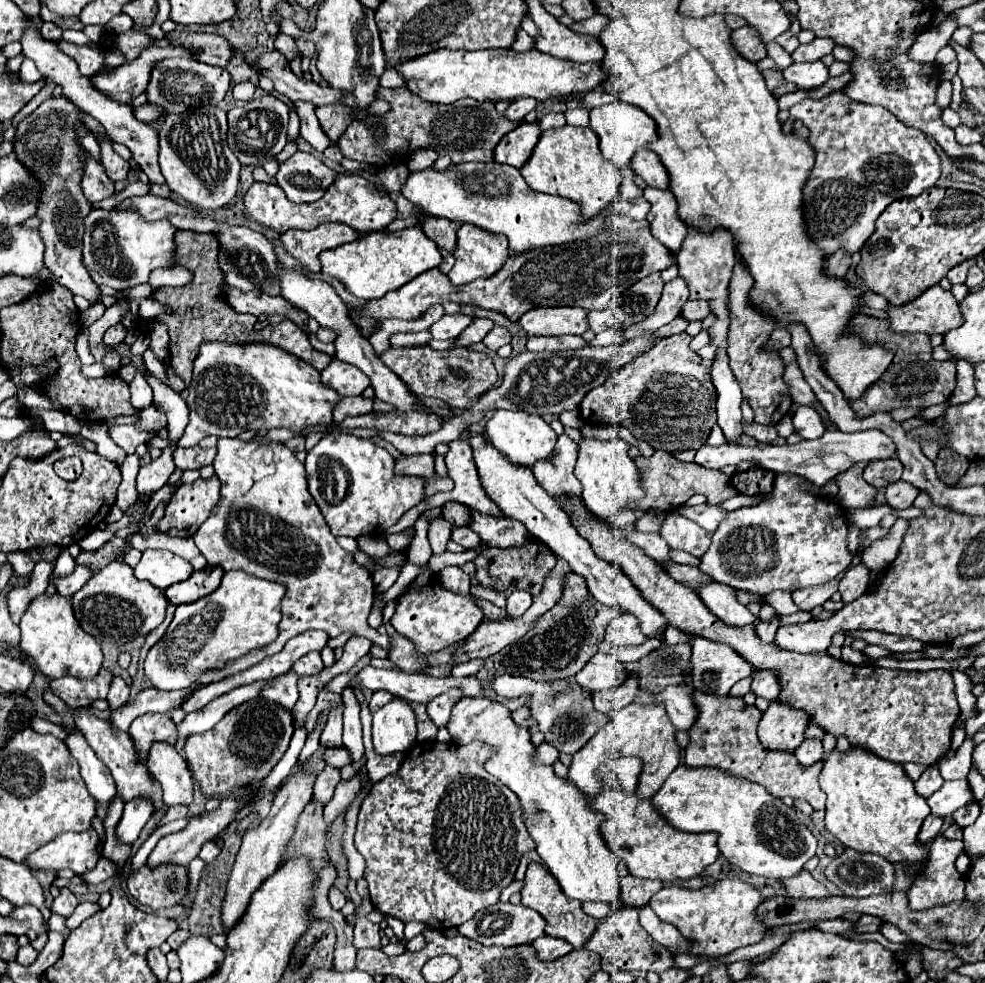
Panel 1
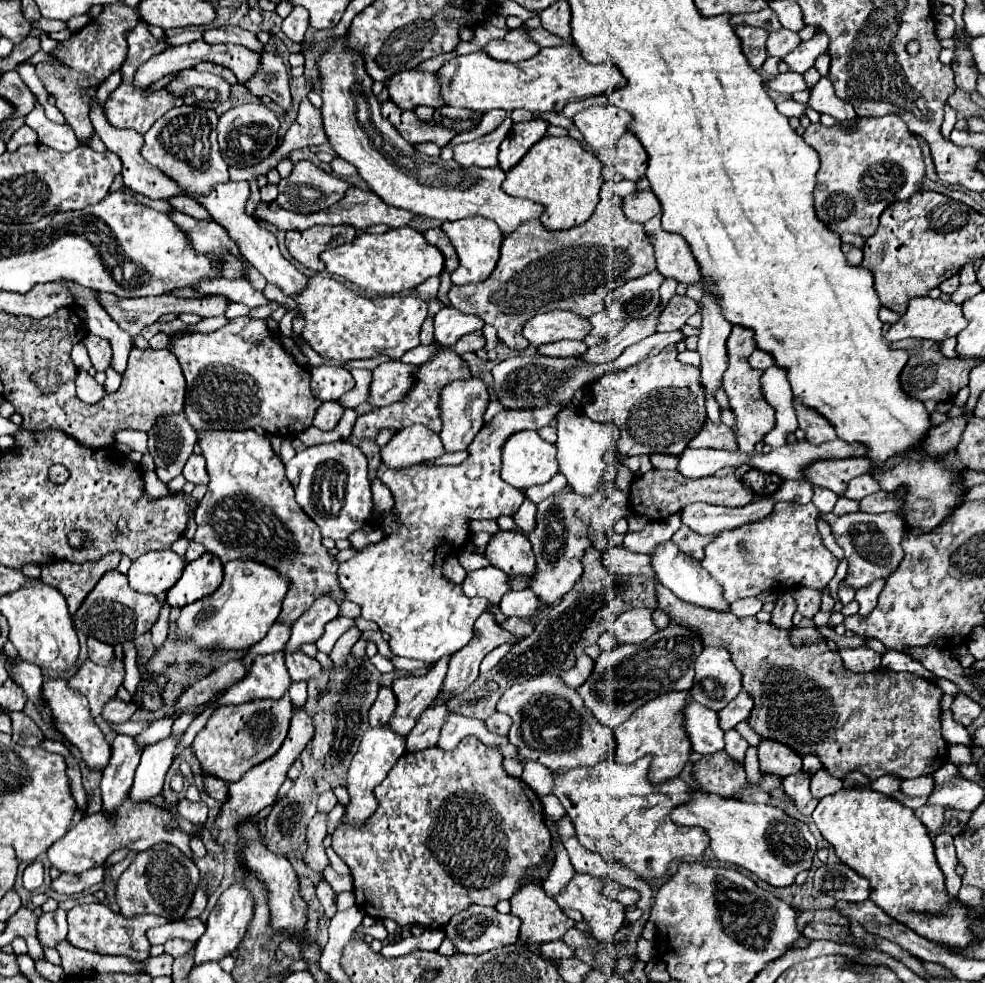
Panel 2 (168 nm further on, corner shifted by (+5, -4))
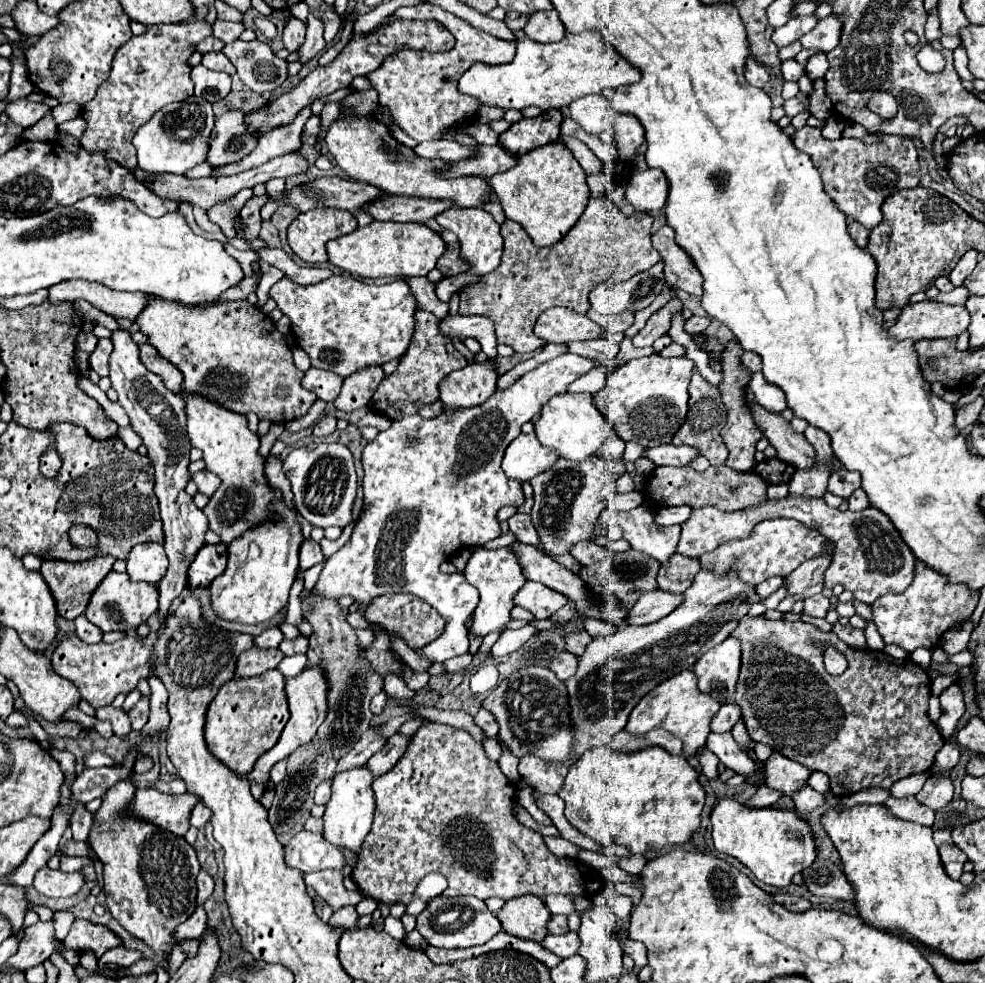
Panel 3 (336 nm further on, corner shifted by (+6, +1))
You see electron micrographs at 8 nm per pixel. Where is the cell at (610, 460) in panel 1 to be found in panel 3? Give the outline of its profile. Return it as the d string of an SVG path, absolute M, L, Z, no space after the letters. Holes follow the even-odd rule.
M561 393L551 397L547 405L541 407L539 419L535 421L535 435L537 439L557 449L561 457L567 457L571 461L583 461L585 457L593 455L597 449L603 447L607 433L611 431L611 423L599 413L599 409L593 405L591 393Z

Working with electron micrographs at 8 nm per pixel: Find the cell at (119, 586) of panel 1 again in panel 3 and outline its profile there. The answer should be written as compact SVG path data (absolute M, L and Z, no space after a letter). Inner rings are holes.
M111 571L101 585L97 587L97 591L93 593L85 615L87 619L97 625L103 633L107 631L125 631L129 627L139 627L141 623L145 623L155 611L157 611L157 589L151 583L133 583L125 573L115 573Z

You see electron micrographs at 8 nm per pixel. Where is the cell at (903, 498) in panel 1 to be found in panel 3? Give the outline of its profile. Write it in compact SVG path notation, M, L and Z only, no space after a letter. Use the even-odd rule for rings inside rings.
M855 489L853 495L847 499L847 503L851 511L861 511L869 507L869 499L867 499L867 493L863 493L863 489Z

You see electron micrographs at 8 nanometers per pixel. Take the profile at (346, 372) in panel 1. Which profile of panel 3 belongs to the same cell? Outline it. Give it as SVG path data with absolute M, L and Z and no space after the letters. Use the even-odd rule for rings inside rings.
M315 367L305 371L305 377L301 379L301 385L307 391L313 391L325 403L335 401L335 397L339 395L341 383L343 383L343 377L335 377L335 373L327 373L327 371L315 369Z

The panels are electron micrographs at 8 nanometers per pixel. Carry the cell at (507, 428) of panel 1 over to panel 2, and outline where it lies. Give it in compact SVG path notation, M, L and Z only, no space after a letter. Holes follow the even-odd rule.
M520 430L508 436L508 442L502 446L502 478L518 490L526 490L534 484L544 484L558 472L556 446L542 440L536 430Z

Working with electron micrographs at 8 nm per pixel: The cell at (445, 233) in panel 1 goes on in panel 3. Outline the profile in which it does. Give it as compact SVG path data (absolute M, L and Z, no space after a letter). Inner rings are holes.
M443 231L441 237L443 237L445 243L447 243L447 251L445 251L443 257L437 261L437 269L439 269L445 277L453 277L453 275L459 275L459 273L469 271L469 263L463 261L461 255L459 255L461 245L459 245L457 235L451 233L451 231Z

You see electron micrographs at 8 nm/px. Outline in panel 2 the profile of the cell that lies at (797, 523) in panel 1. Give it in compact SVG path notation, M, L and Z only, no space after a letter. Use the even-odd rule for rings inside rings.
M776 502L774 510L750 524L720 532L708 546L702 566L722 584L724 598L732 604L764 590L784 594L792 588L826 588L838 568L838 558L824 546L816 528L818 508L814 504Z

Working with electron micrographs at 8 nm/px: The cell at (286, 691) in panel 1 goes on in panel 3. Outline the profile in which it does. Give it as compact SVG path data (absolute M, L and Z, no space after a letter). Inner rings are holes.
M269 627L259 637L255 637L255 645L263 647L263 649L277 647L281 641L283 641L283 633L279 631L279 627Z

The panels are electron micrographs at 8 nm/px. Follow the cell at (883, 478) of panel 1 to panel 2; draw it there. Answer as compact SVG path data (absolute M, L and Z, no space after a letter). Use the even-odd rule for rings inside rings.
M862 474L862 476L856 476L850 484L848 484L848 490L846 490L846 498L852 498L852 500L862 500L874 492L880 490L880 484L876 482L874 476L870 474Z

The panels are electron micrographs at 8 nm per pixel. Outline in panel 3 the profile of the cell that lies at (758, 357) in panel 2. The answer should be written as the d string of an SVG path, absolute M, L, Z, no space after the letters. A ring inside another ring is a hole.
M745 351L743 355L741 355L741 363L751 371L751 373L755 373L755 371L761 371L761 361L759 361L759 355L755 355L755 353L749 353L749 351Z

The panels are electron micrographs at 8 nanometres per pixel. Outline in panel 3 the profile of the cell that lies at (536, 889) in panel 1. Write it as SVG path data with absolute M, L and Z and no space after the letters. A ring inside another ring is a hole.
M517 897L505 901L497 913L501 929L509 935L541 941L547 935L547 921L551 919L549 909L539 897Z

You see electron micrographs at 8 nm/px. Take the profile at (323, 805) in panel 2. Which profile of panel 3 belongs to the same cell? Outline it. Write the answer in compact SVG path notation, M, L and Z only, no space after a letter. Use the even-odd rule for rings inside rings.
M323 781L317 789L315 789L315 803L317 805L325 805L331 797L331 781Z

